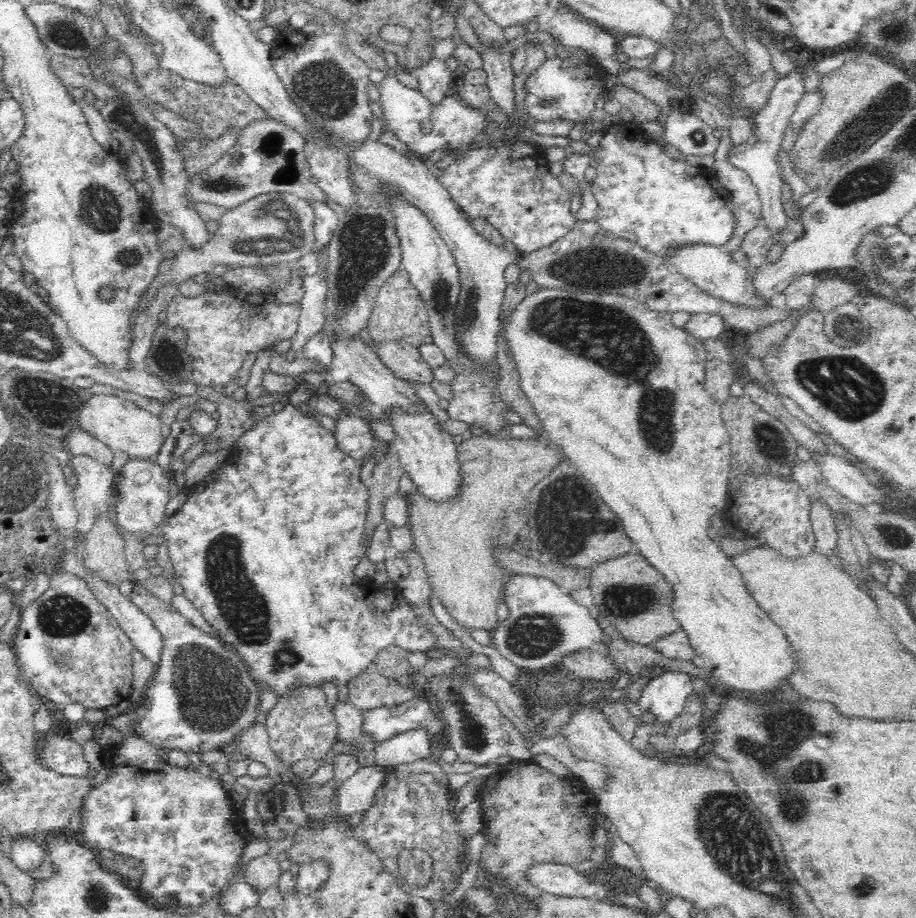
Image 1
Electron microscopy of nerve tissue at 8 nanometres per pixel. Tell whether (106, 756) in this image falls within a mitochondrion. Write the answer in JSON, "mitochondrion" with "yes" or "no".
{"mitochondrion":"no"}

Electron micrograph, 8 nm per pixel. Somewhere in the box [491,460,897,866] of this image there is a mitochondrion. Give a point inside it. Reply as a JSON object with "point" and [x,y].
{"point":[785,729]}

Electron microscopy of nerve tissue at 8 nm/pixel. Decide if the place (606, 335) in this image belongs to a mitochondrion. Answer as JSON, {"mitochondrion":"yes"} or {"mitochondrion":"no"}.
{"mitochondrion":"yes"}

